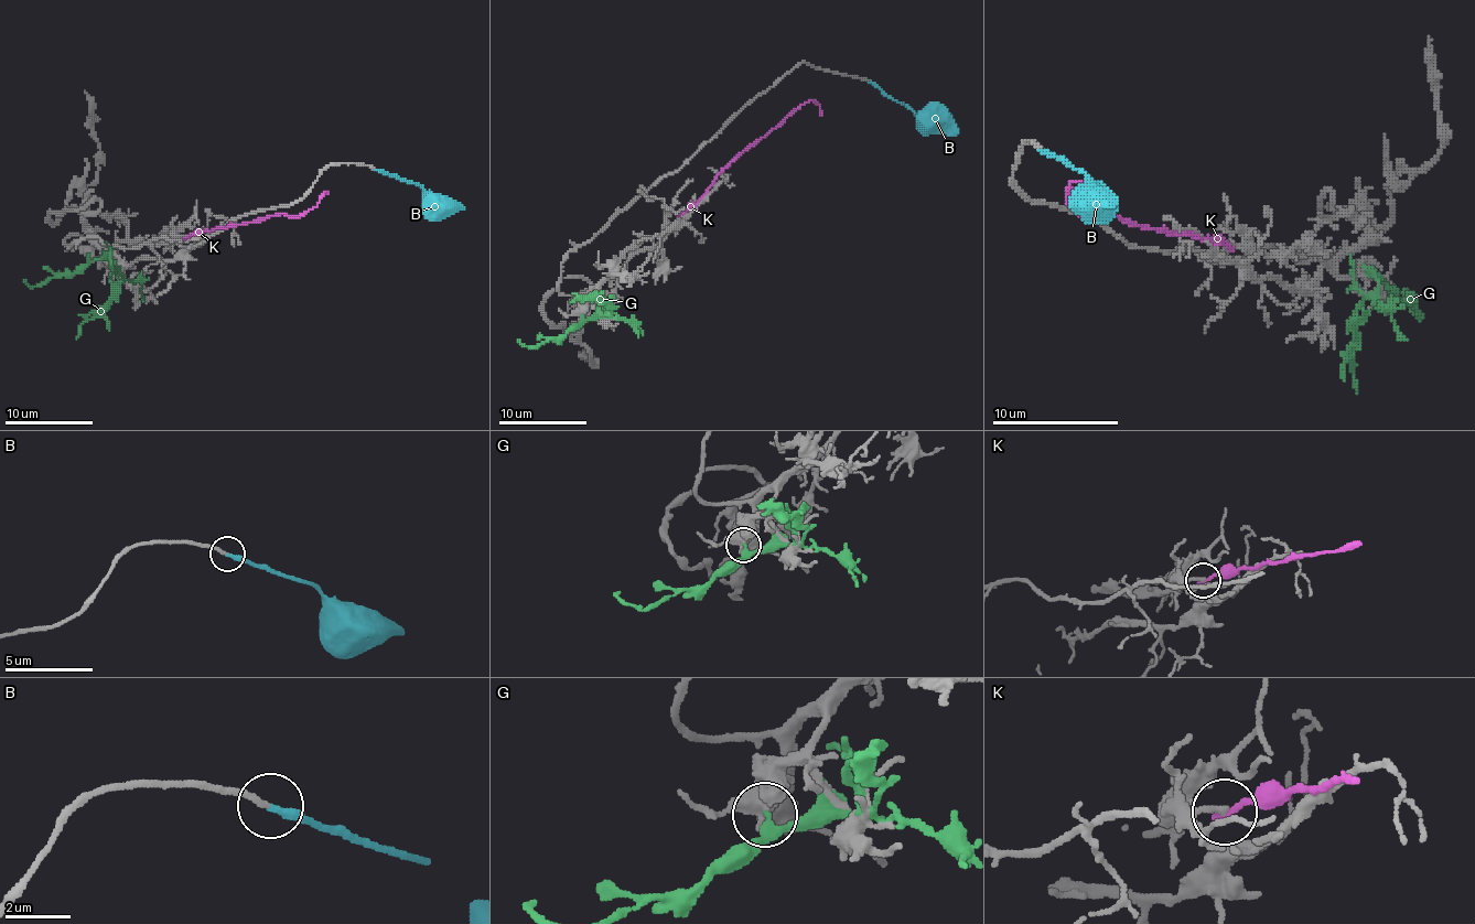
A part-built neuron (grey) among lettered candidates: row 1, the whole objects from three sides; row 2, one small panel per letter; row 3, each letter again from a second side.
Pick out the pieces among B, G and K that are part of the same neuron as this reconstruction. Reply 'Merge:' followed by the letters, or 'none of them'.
Merge: B

